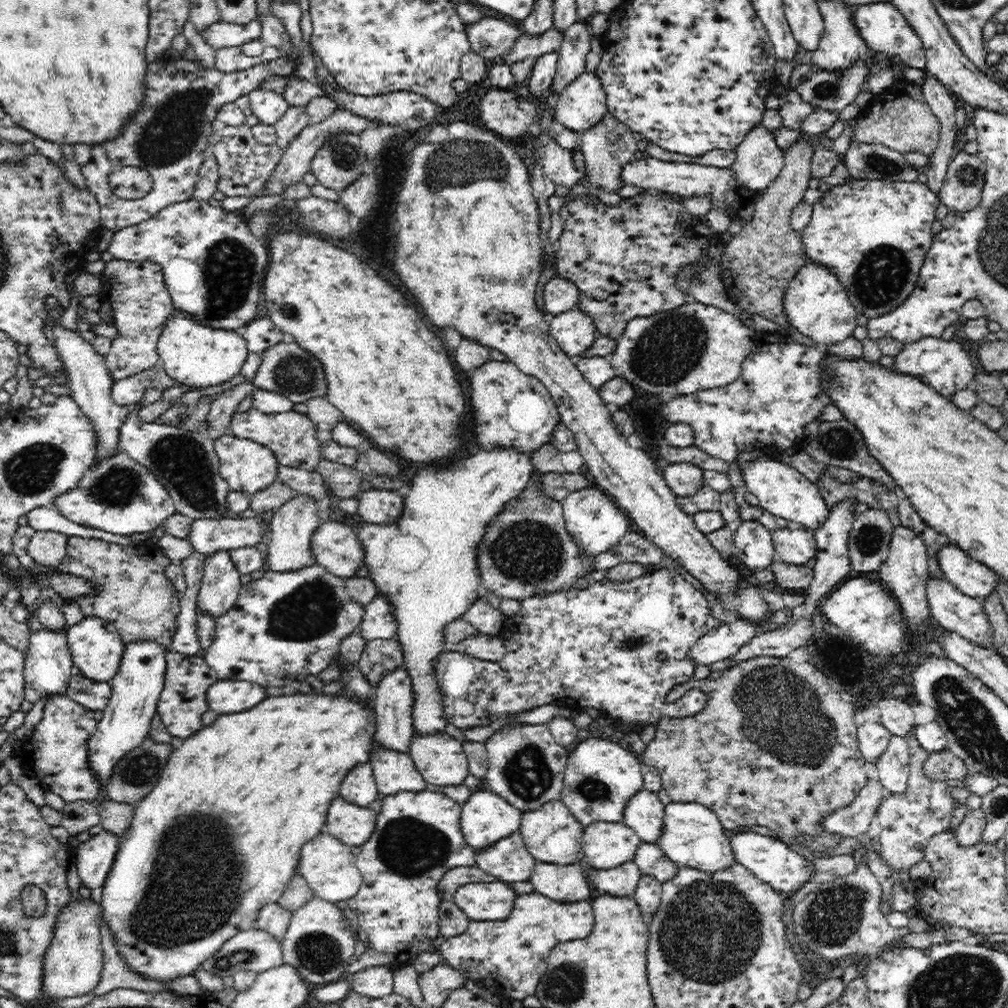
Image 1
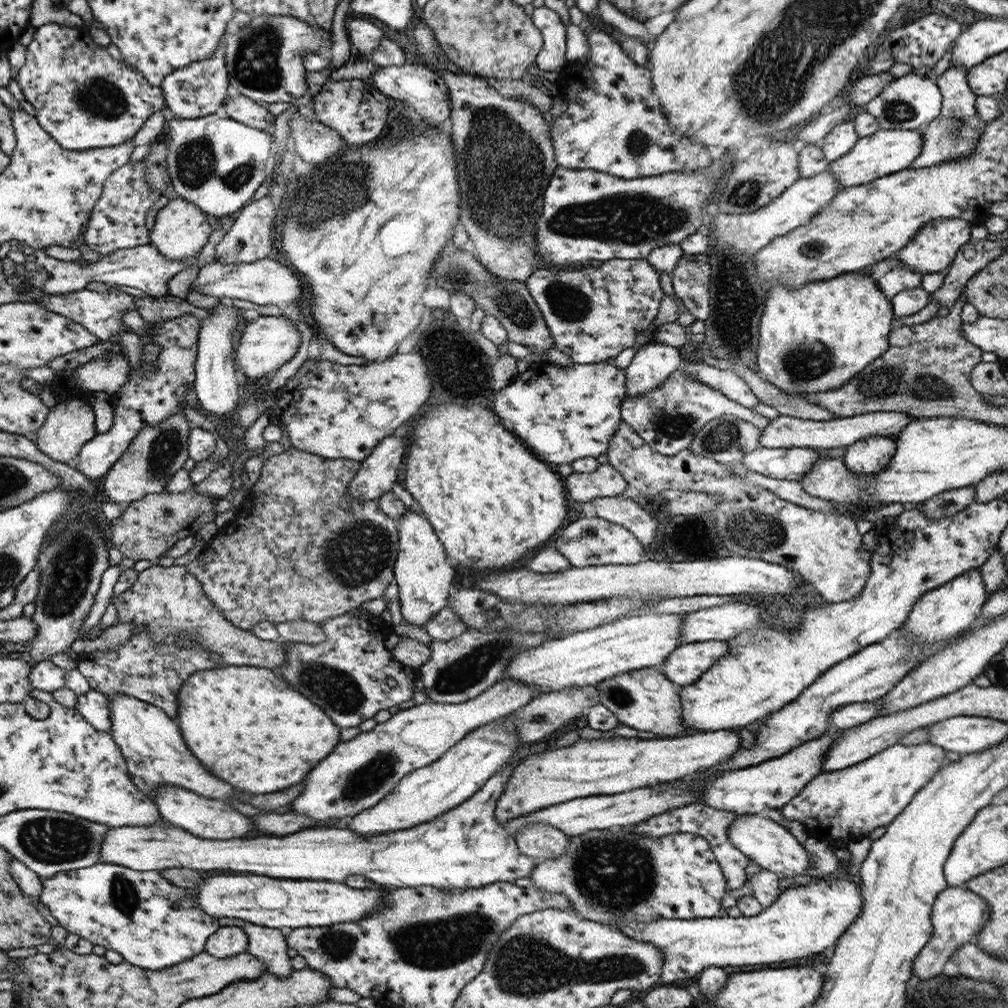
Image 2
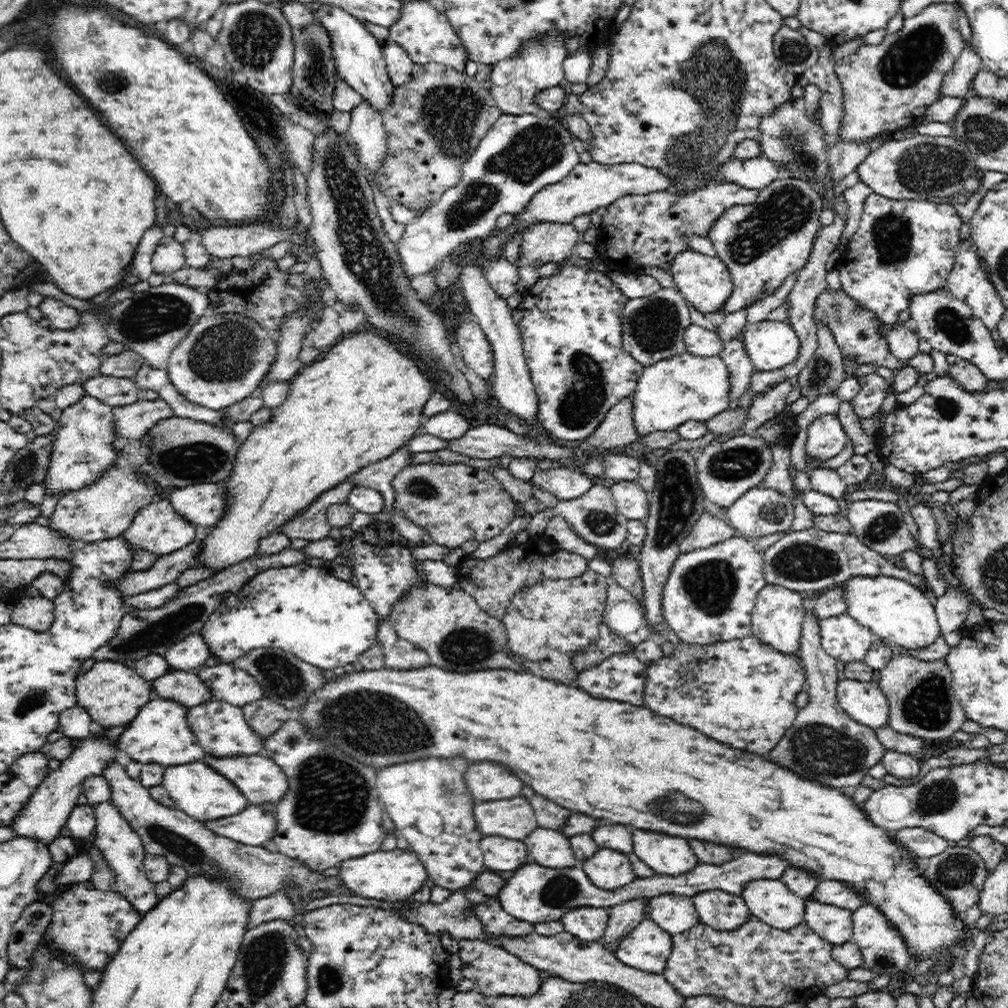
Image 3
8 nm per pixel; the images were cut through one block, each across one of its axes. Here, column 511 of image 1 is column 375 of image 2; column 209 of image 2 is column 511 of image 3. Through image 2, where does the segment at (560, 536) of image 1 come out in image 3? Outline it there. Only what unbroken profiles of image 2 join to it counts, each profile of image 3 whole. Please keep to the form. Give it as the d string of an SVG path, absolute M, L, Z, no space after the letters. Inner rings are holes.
M540 532L540 534L536 534L524 543L513 539L498 554L486 559L478 560L468 555L460 560L456 570L462 589L476 599L478 606L482 610L489 613L490 616L501 620L511 597L523 586L533 585L536 581L541 581L543 578L577 577L579 573L583 573L587 568L587 558L560 548L545 532Z

